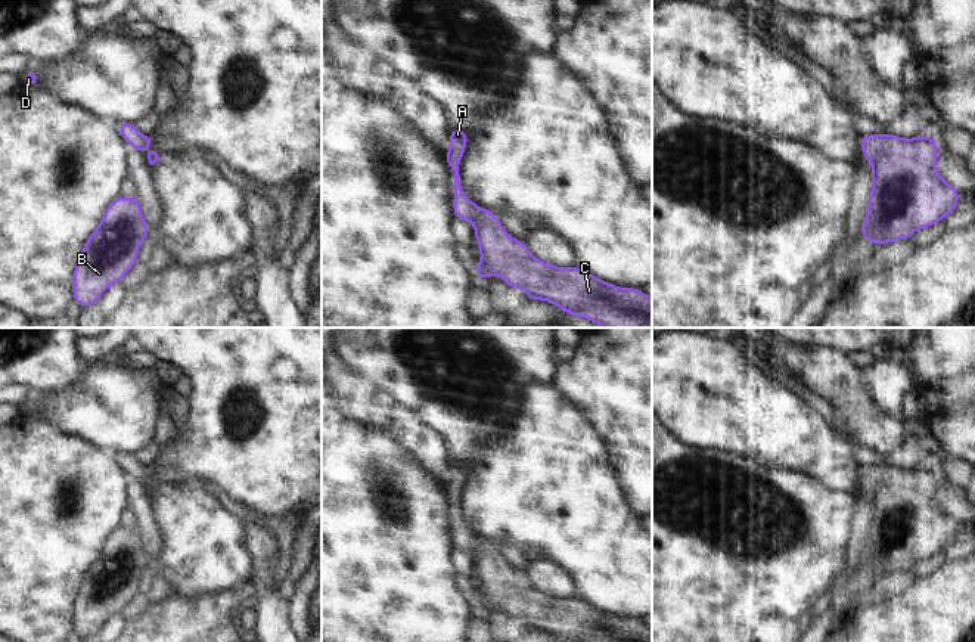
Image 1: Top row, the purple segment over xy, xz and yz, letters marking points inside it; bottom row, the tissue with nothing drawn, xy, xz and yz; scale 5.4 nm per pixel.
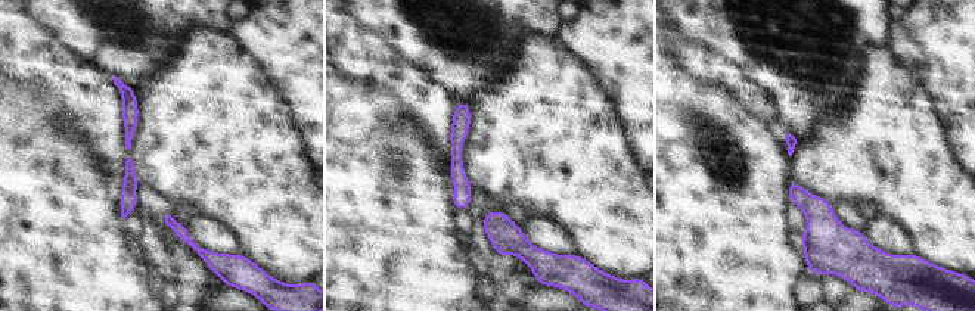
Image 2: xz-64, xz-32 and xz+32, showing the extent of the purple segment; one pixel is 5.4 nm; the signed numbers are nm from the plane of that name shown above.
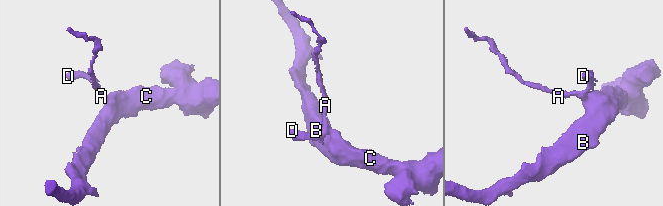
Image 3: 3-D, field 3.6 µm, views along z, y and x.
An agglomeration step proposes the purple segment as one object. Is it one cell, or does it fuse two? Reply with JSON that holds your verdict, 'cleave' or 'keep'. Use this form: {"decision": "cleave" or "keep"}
{"decision": "keep"}

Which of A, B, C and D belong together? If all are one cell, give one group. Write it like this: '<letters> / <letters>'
A B C D

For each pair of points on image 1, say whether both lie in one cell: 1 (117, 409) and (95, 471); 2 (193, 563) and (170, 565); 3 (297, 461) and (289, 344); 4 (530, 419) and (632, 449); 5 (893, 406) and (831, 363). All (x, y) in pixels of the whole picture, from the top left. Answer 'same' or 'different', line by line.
1: different
2: same
3: same
4: different
5: different

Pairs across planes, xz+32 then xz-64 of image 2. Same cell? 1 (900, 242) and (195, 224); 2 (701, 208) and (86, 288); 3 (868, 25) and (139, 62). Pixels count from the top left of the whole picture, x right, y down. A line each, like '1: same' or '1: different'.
1: same
2: same
3: same

